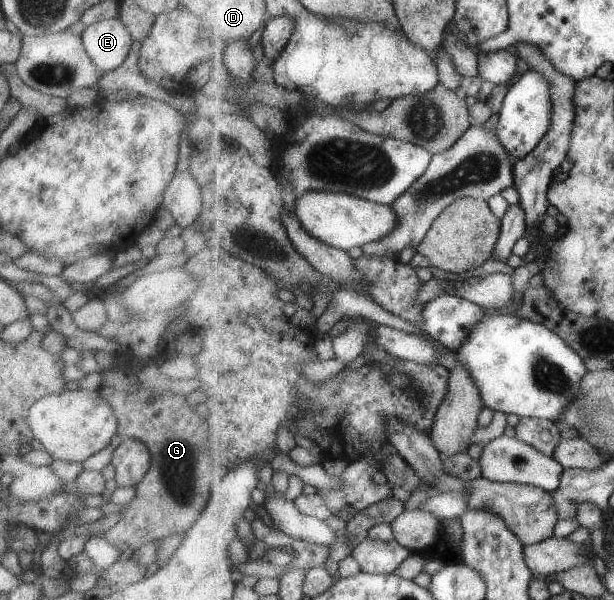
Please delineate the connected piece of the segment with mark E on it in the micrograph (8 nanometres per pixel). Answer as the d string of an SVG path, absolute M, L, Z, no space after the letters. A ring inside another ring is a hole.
M119 17L91 23L80 37L84 51L102 73L116 69L127 58L133 40Z

